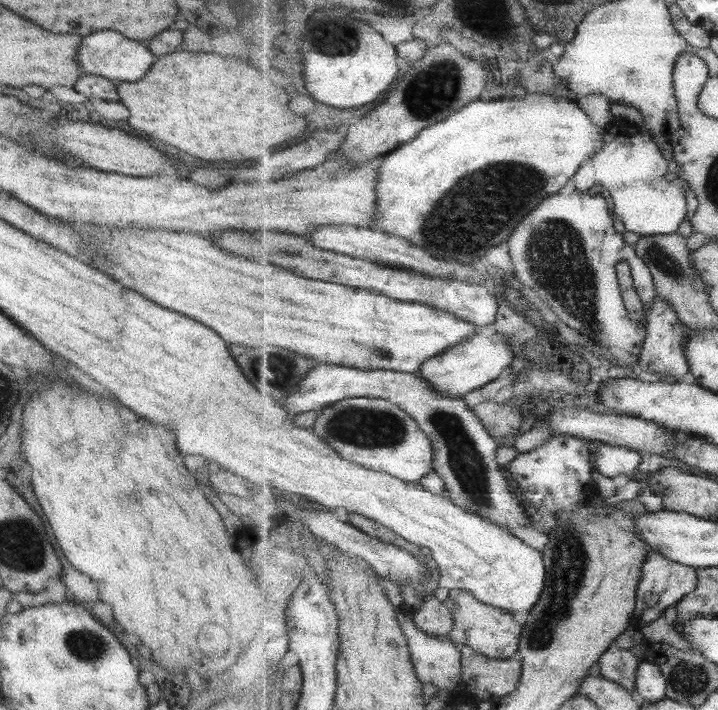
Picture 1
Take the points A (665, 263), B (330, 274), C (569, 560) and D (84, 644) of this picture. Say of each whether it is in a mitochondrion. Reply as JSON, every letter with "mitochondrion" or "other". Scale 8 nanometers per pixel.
{"A":"mitochondrion","B":"other","C":"mitochondrion","D":"mitochondrion"}

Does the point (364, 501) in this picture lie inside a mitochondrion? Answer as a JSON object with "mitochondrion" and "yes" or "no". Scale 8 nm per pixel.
{"mitochondrion":"no"}

